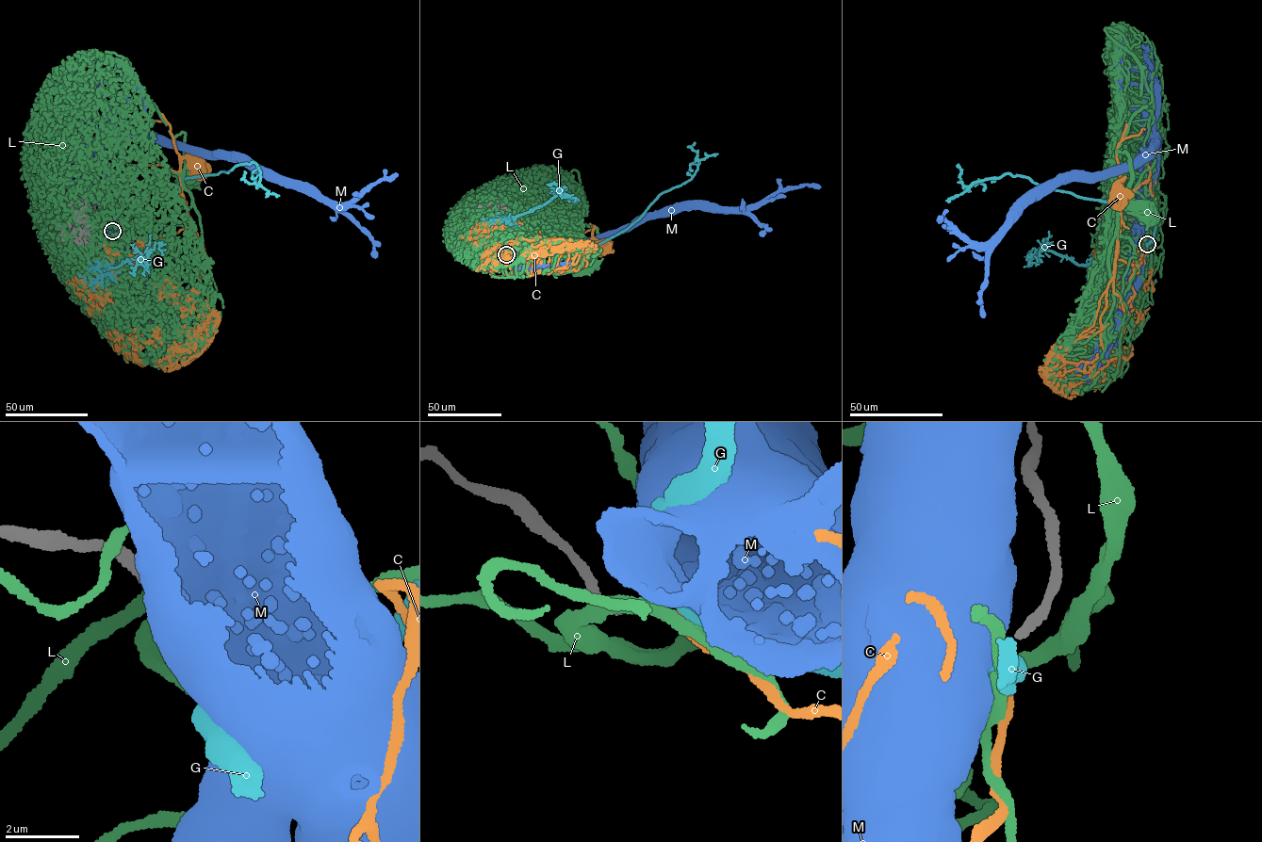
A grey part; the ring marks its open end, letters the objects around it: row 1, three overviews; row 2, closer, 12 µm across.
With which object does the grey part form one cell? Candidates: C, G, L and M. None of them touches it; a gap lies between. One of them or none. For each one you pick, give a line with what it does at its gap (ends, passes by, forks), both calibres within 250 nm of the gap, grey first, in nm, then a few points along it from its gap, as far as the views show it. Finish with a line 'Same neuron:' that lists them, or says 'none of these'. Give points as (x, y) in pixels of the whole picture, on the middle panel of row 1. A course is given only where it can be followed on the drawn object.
C: It ends there. Thickness 200 nm (grey) against 200 nm. Its course: (508, 254), (535, 265), (565, 265), (580, 258), (582, 249), (594, 238), (604, 243)
Same neuron: C

